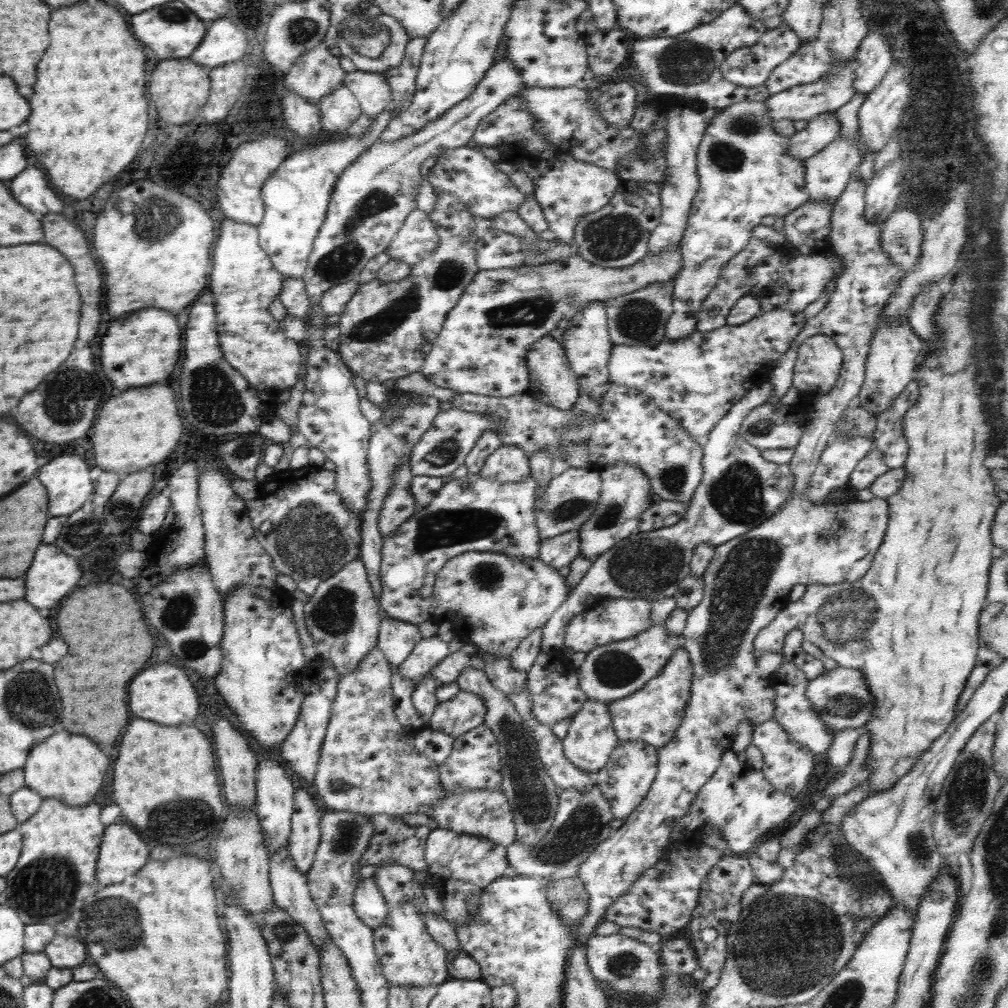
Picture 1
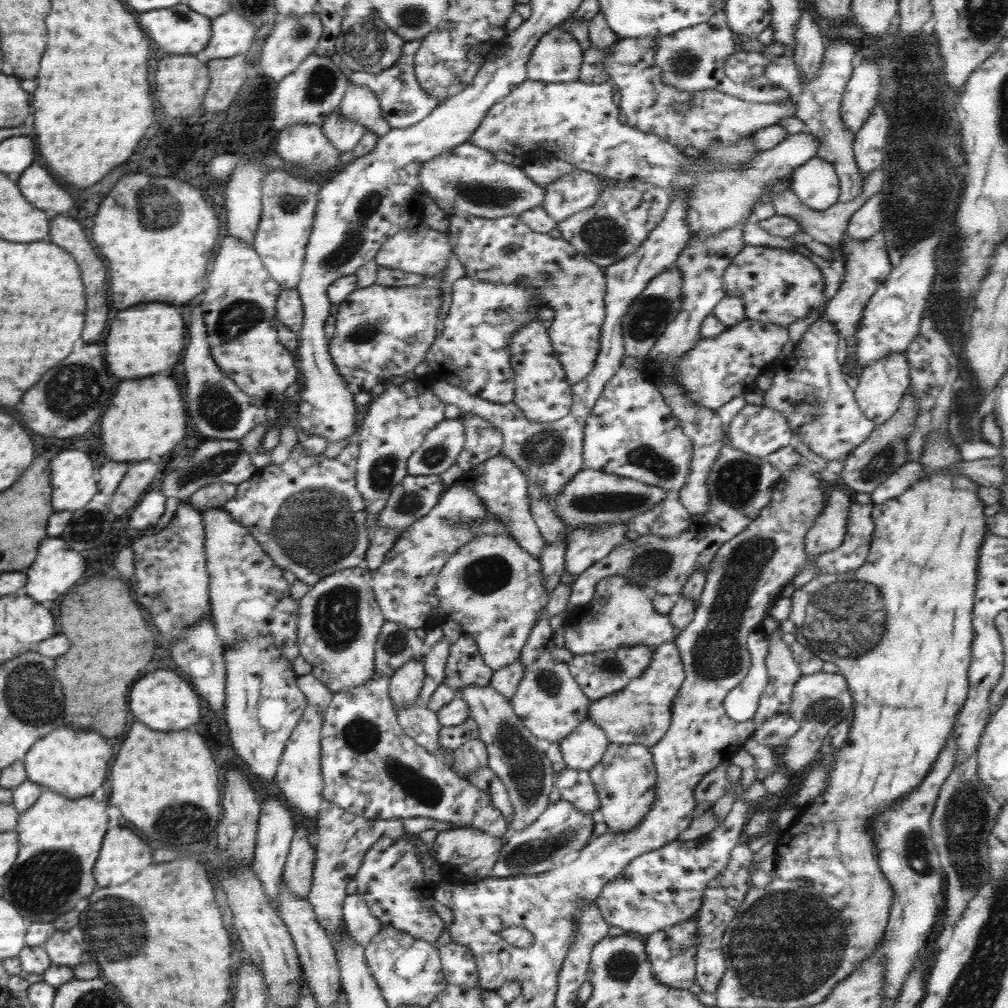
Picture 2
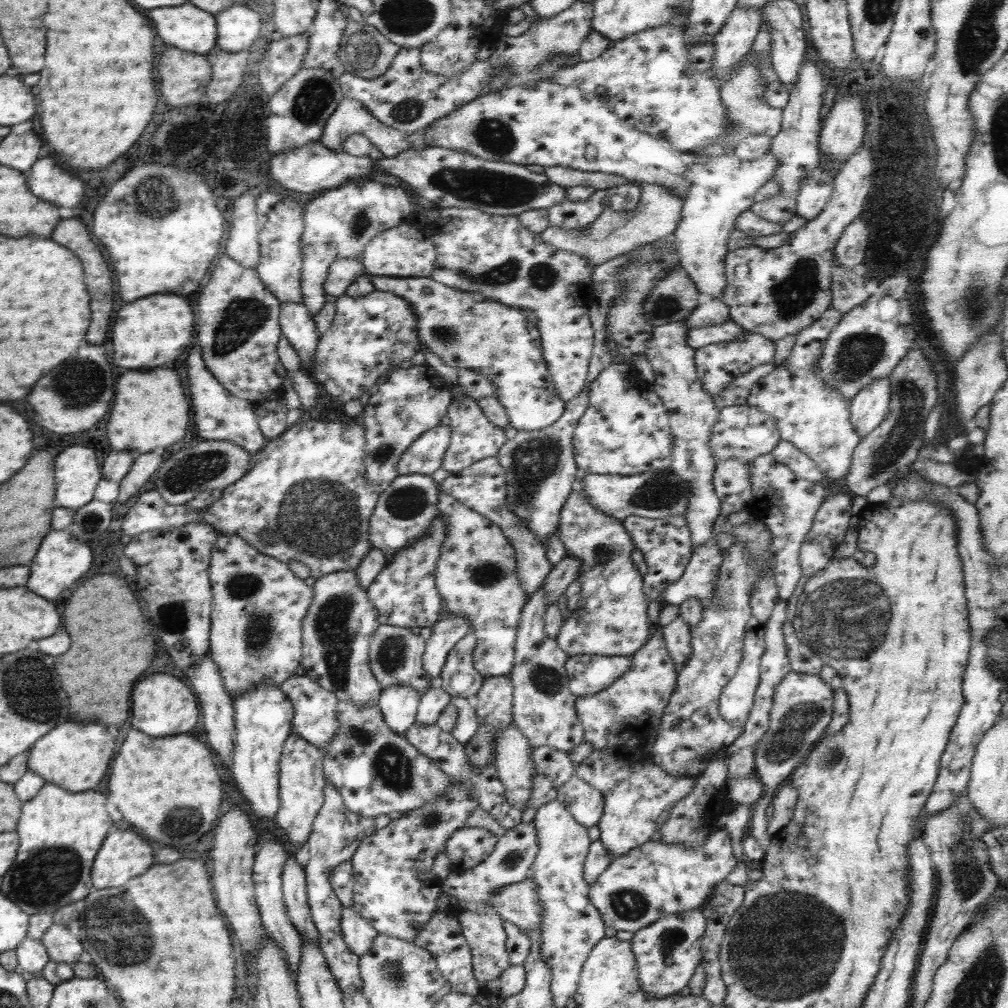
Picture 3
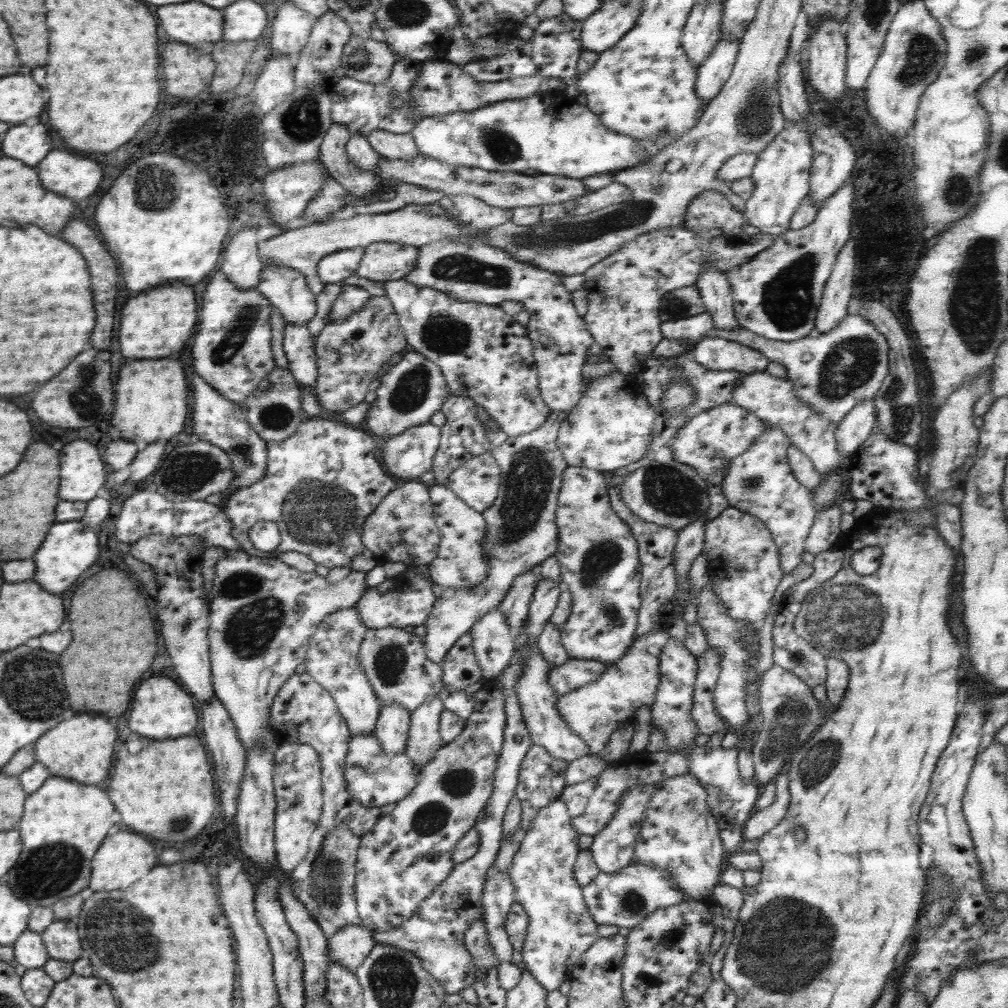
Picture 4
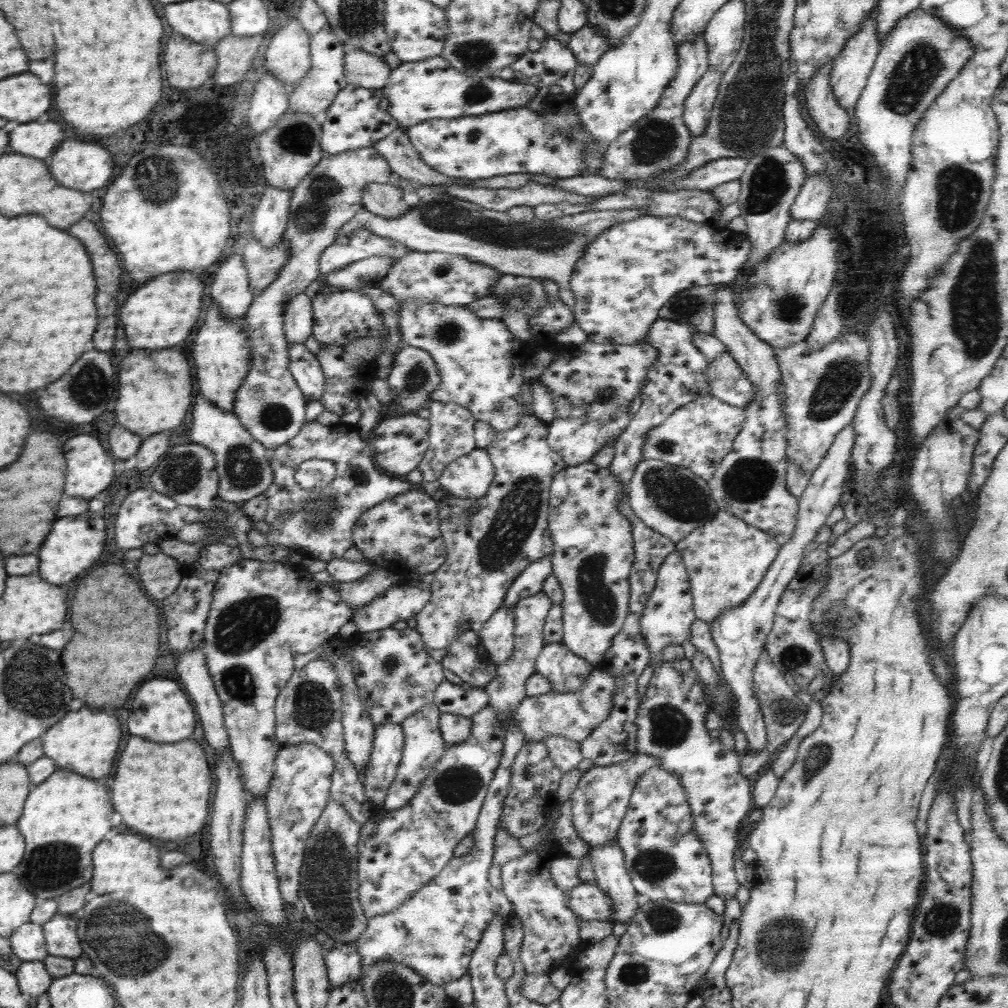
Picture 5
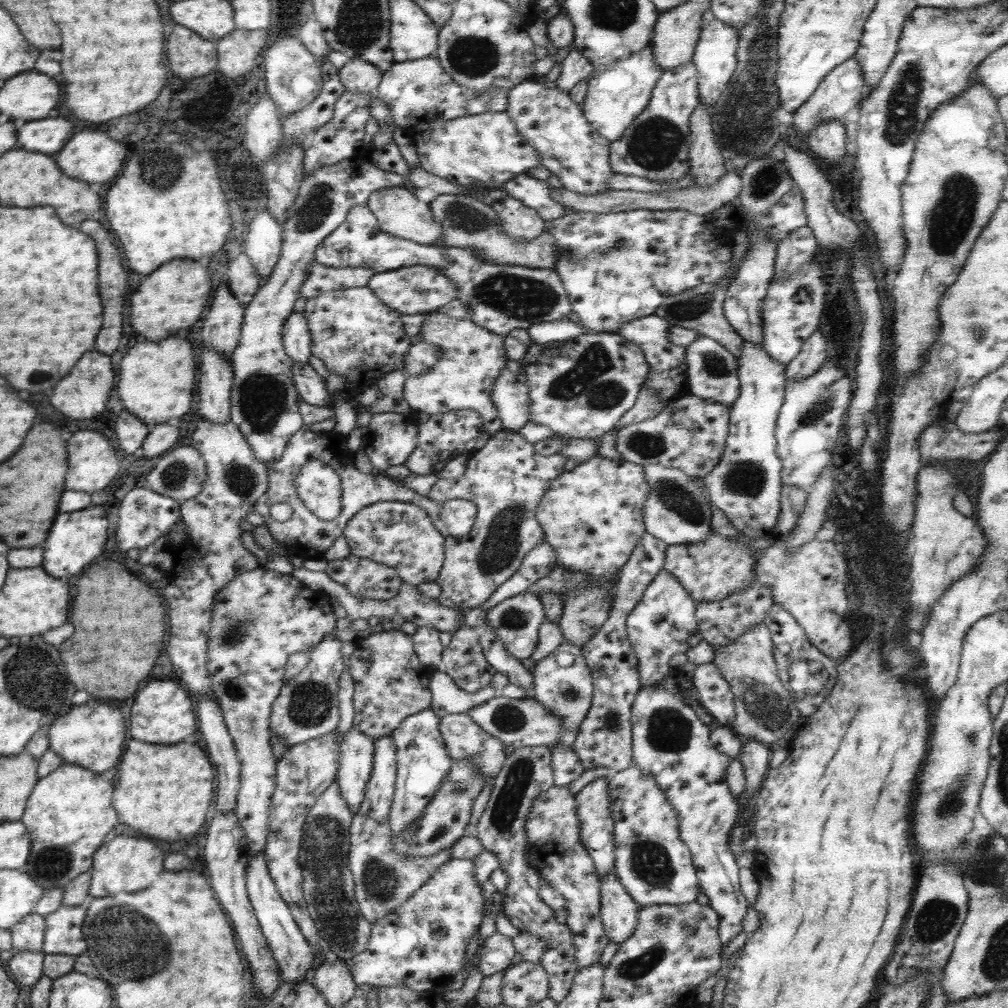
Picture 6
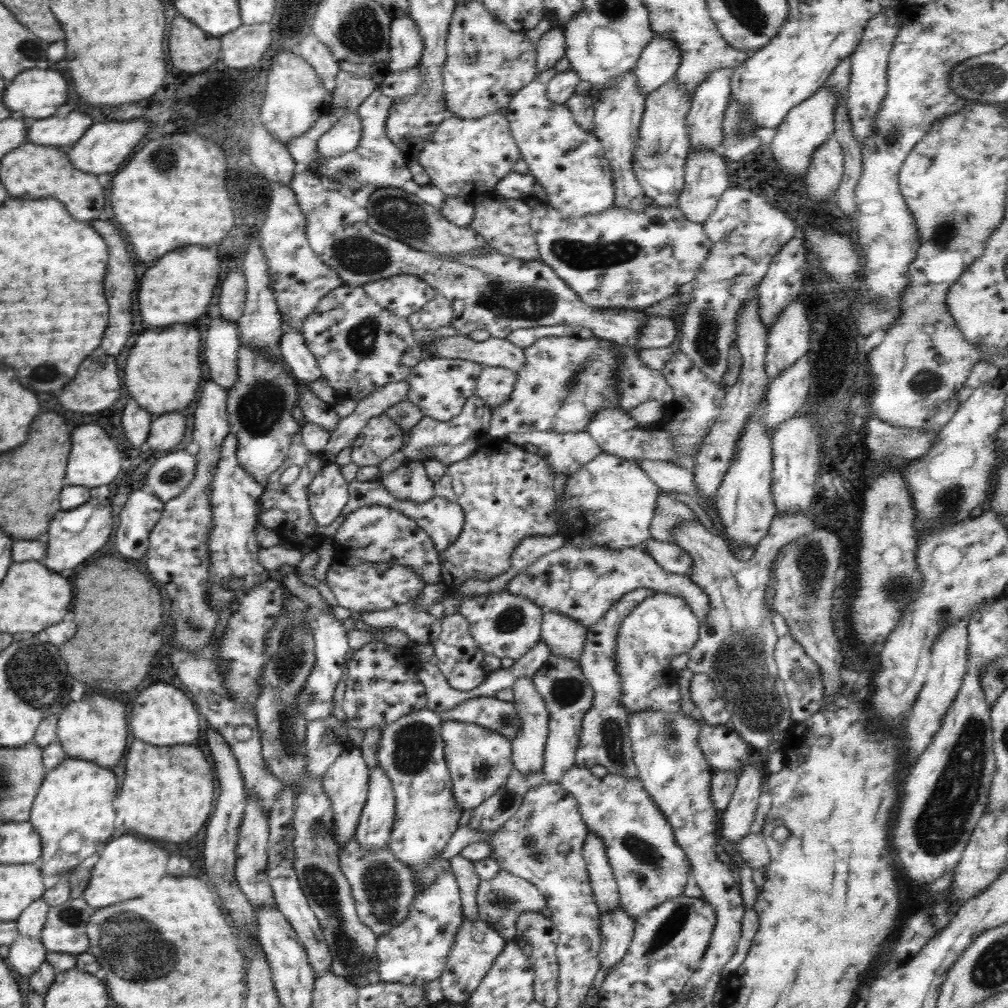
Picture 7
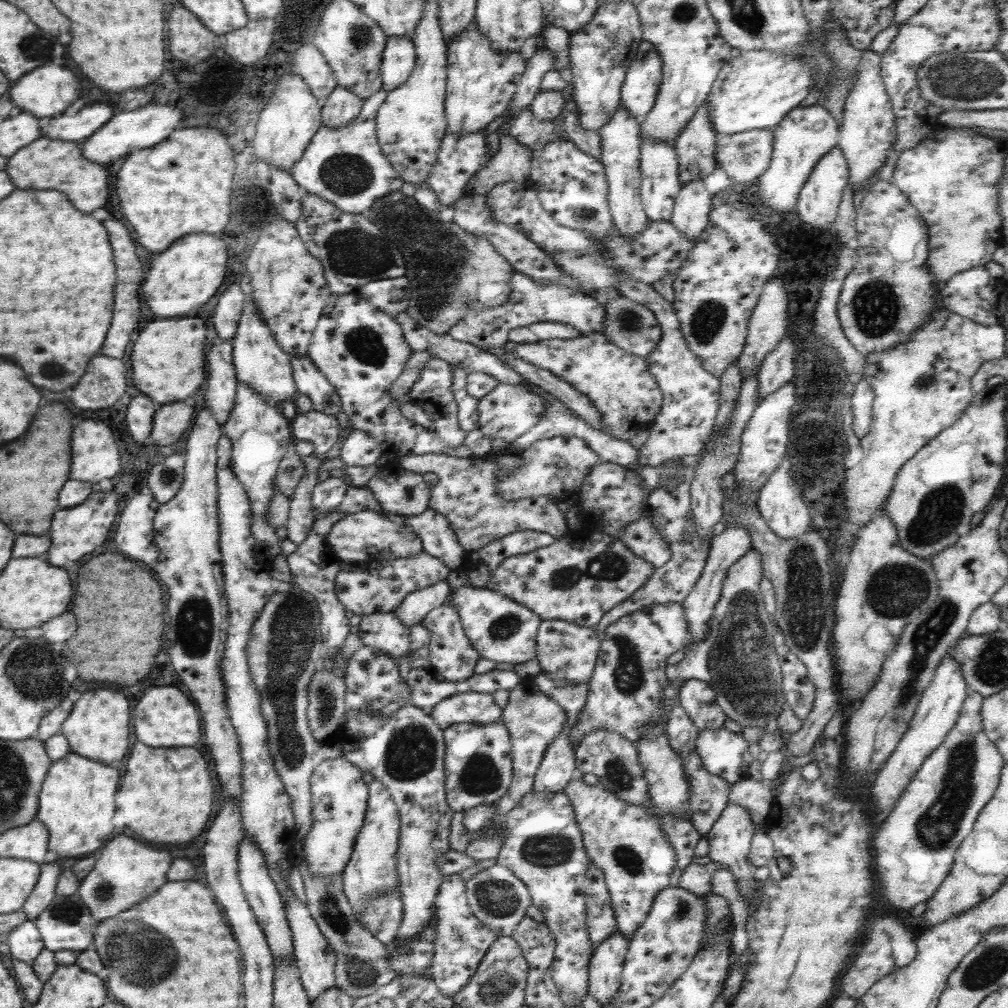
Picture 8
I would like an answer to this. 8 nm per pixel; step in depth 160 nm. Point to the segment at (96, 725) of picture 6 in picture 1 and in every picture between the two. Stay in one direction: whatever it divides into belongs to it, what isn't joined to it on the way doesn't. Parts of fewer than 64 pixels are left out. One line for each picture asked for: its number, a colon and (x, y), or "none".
1: (70, 768)
2: (72, 763)
3: (75, 756)
4: (80, 749)
5: (86, 741)

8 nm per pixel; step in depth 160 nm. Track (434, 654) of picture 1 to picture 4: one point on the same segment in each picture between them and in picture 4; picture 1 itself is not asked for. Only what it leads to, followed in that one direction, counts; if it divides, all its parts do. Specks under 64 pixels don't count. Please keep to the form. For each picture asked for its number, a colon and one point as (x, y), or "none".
2: (405, 684)
3: (398, 704)
4: (392, 726)

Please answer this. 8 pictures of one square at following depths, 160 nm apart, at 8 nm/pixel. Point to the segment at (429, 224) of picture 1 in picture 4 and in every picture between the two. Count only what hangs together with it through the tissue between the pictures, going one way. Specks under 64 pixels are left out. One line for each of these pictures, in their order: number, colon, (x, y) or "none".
2: (420, 249)
3: (403, 250)
4: (381, 261)

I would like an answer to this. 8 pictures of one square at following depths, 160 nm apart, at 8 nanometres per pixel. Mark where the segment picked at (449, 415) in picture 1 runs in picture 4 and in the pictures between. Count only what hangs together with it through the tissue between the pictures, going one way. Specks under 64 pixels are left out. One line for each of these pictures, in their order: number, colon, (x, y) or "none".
2: (443, 445)
3: (424, 456)
4: (409, 455)

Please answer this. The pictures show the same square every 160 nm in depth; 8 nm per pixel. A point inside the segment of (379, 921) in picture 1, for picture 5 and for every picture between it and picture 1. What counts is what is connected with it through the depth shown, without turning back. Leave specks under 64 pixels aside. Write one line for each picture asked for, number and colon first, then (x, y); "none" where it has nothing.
2: (361, 924)
3: (359, 935)
4: (351, 945)
5: (344, 965)

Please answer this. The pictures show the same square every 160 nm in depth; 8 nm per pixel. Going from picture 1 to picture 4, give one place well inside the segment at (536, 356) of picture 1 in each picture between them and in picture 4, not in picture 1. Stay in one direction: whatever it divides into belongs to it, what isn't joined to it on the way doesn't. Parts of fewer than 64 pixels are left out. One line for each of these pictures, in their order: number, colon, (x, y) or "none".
2: (543, 393)
3: (497, 340)
4: (484, 353)

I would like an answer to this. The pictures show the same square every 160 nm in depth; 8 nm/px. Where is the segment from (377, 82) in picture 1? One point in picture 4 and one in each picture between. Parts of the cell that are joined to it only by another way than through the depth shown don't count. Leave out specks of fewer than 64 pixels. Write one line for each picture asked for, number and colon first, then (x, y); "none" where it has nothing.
2: (359, 104)
3: (351, 117)
4: (359, 184)

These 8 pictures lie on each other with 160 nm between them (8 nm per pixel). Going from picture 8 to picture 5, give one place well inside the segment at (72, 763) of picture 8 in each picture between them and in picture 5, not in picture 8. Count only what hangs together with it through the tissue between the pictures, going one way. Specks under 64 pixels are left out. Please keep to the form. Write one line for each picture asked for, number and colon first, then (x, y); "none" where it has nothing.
5: (64, 817)
6: (69, 812)
7: (76, 796)

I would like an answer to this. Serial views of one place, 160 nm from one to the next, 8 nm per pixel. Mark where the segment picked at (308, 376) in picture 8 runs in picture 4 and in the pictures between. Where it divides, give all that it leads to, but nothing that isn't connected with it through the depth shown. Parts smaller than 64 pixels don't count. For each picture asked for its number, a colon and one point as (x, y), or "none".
4: (286, 288)
5: (298, 321)
6: (297, 341)
7: (302, 365)

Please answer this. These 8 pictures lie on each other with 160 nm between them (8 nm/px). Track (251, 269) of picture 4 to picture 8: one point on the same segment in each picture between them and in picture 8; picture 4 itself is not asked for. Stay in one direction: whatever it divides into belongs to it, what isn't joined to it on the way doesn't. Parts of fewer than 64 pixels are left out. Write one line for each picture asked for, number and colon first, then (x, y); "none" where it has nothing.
5: (230, 290)
6: (222, 325)
7: (221, 353)
8: (221, 385)

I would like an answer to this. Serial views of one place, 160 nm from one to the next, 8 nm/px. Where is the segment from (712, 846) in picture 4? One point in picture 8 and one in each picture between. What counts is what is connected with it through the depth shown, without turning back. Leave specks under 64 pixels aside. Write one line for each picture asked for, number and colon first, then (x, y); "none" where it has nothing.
5: (666, 860)
6: (653, 864)
7: (650, 867)
8: (626, 842)

